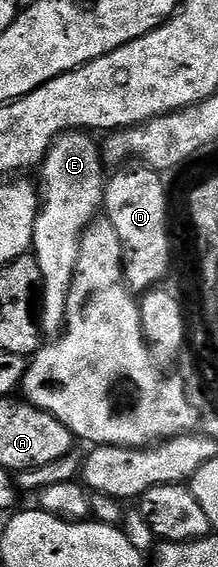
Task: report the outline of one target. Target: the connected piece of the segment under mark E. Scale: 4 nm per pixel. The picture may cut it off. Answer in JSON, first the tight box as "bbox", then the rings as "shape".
{"bbox":[32,131,107,338],"shape":[[[88,131],[62,132],[53,140],[49,153],[39,165],[39,207],[33,230],[32,255],[36,256],[41,271],[41,291],[39,293],[39,323],[46,337],[56,338],[65,327],[65,311],[67,310],[67,294],[71,290],[71,282],[77,273],[79,262],[79,242],[85,228],[102,211],[107,199],[105,185],[107,183],[107,165],[103,159],[103,148],[93,140]]]}

